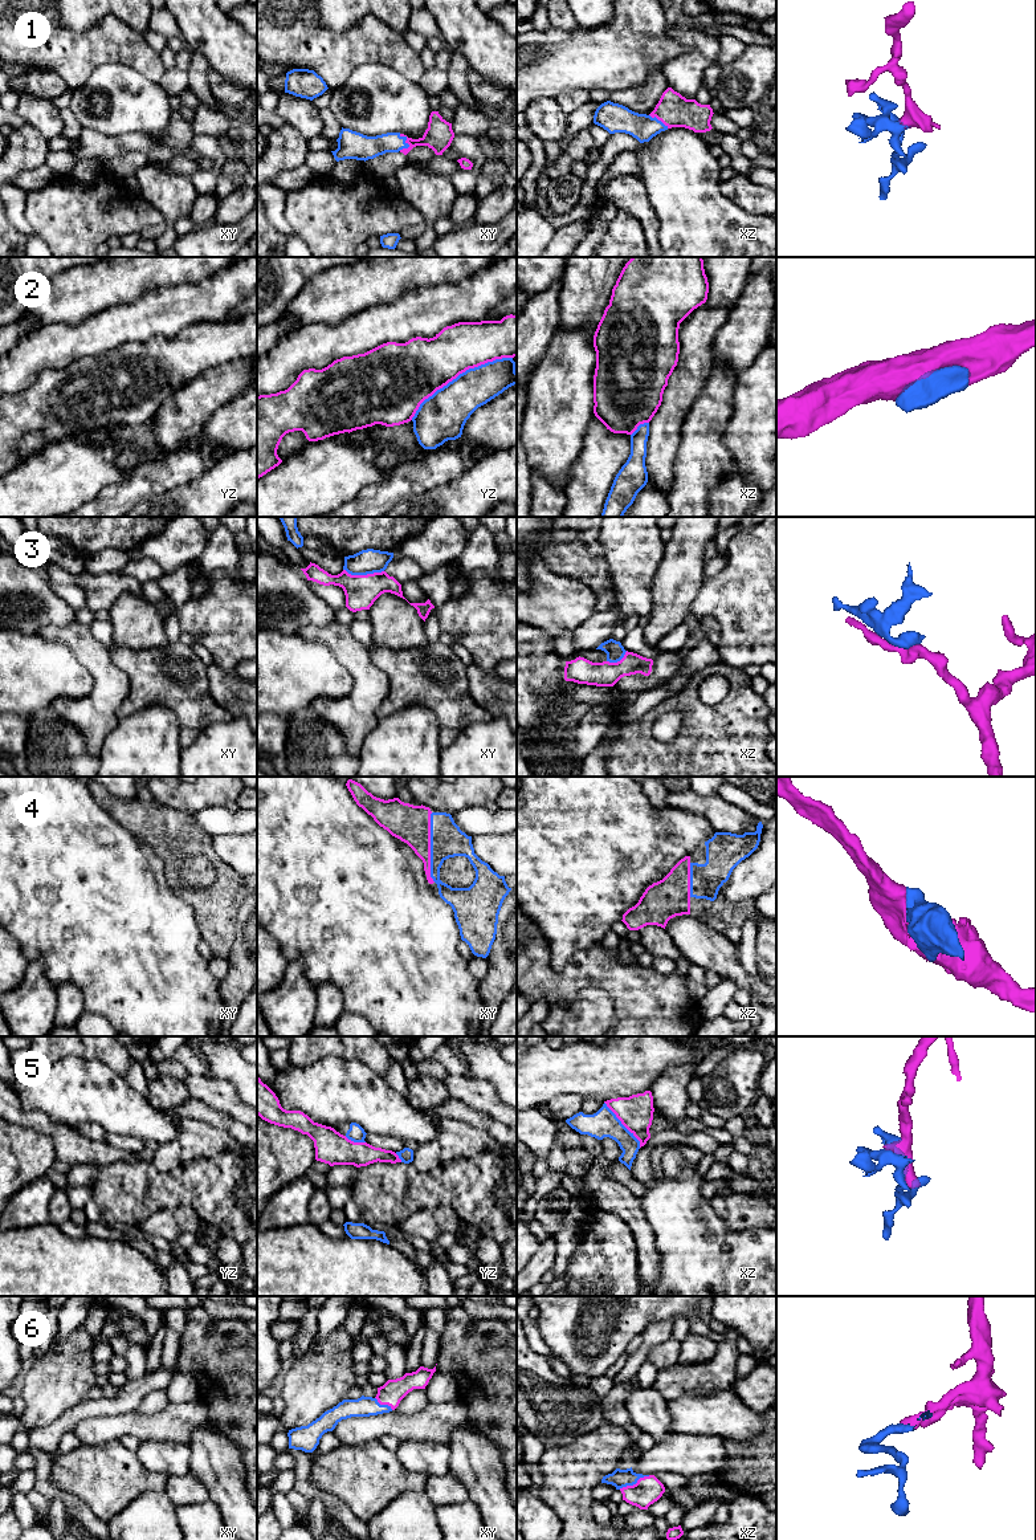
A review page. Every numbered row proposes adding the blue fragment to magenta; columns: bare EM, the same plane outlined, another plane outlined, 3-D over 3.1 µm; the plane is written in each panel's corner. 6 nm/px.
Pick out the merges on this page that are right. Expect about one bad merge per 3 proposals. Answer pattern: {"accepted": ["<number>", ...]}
{"accepted": ["1", "2", "4", "6"]}

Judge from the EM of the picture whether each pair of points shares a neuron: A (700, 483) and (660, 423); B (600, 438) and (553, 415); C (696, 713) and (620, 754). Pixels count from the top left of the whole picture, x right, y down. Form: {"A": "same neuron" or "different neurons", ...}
{"A": "different neurons", "B": "different neurons", "C": "same neuron"}

